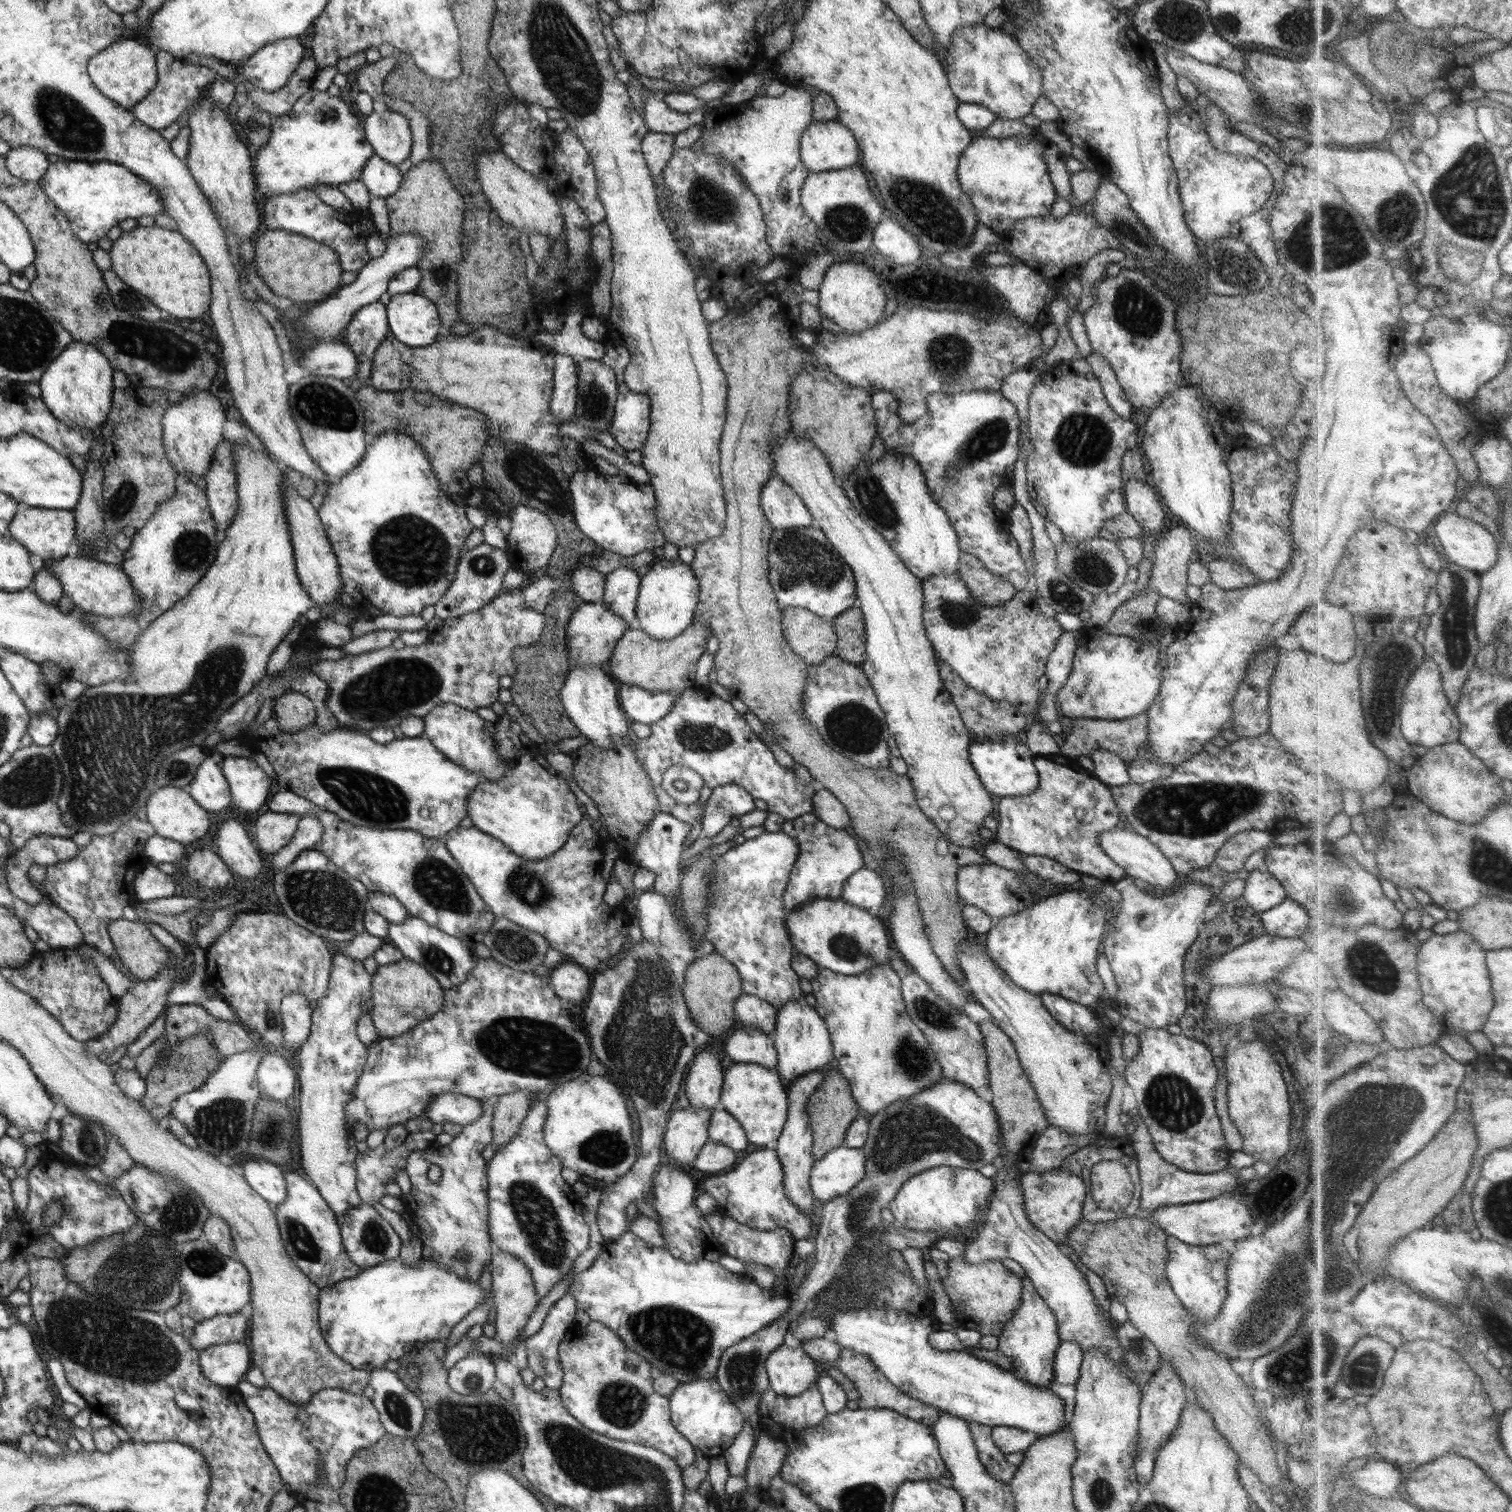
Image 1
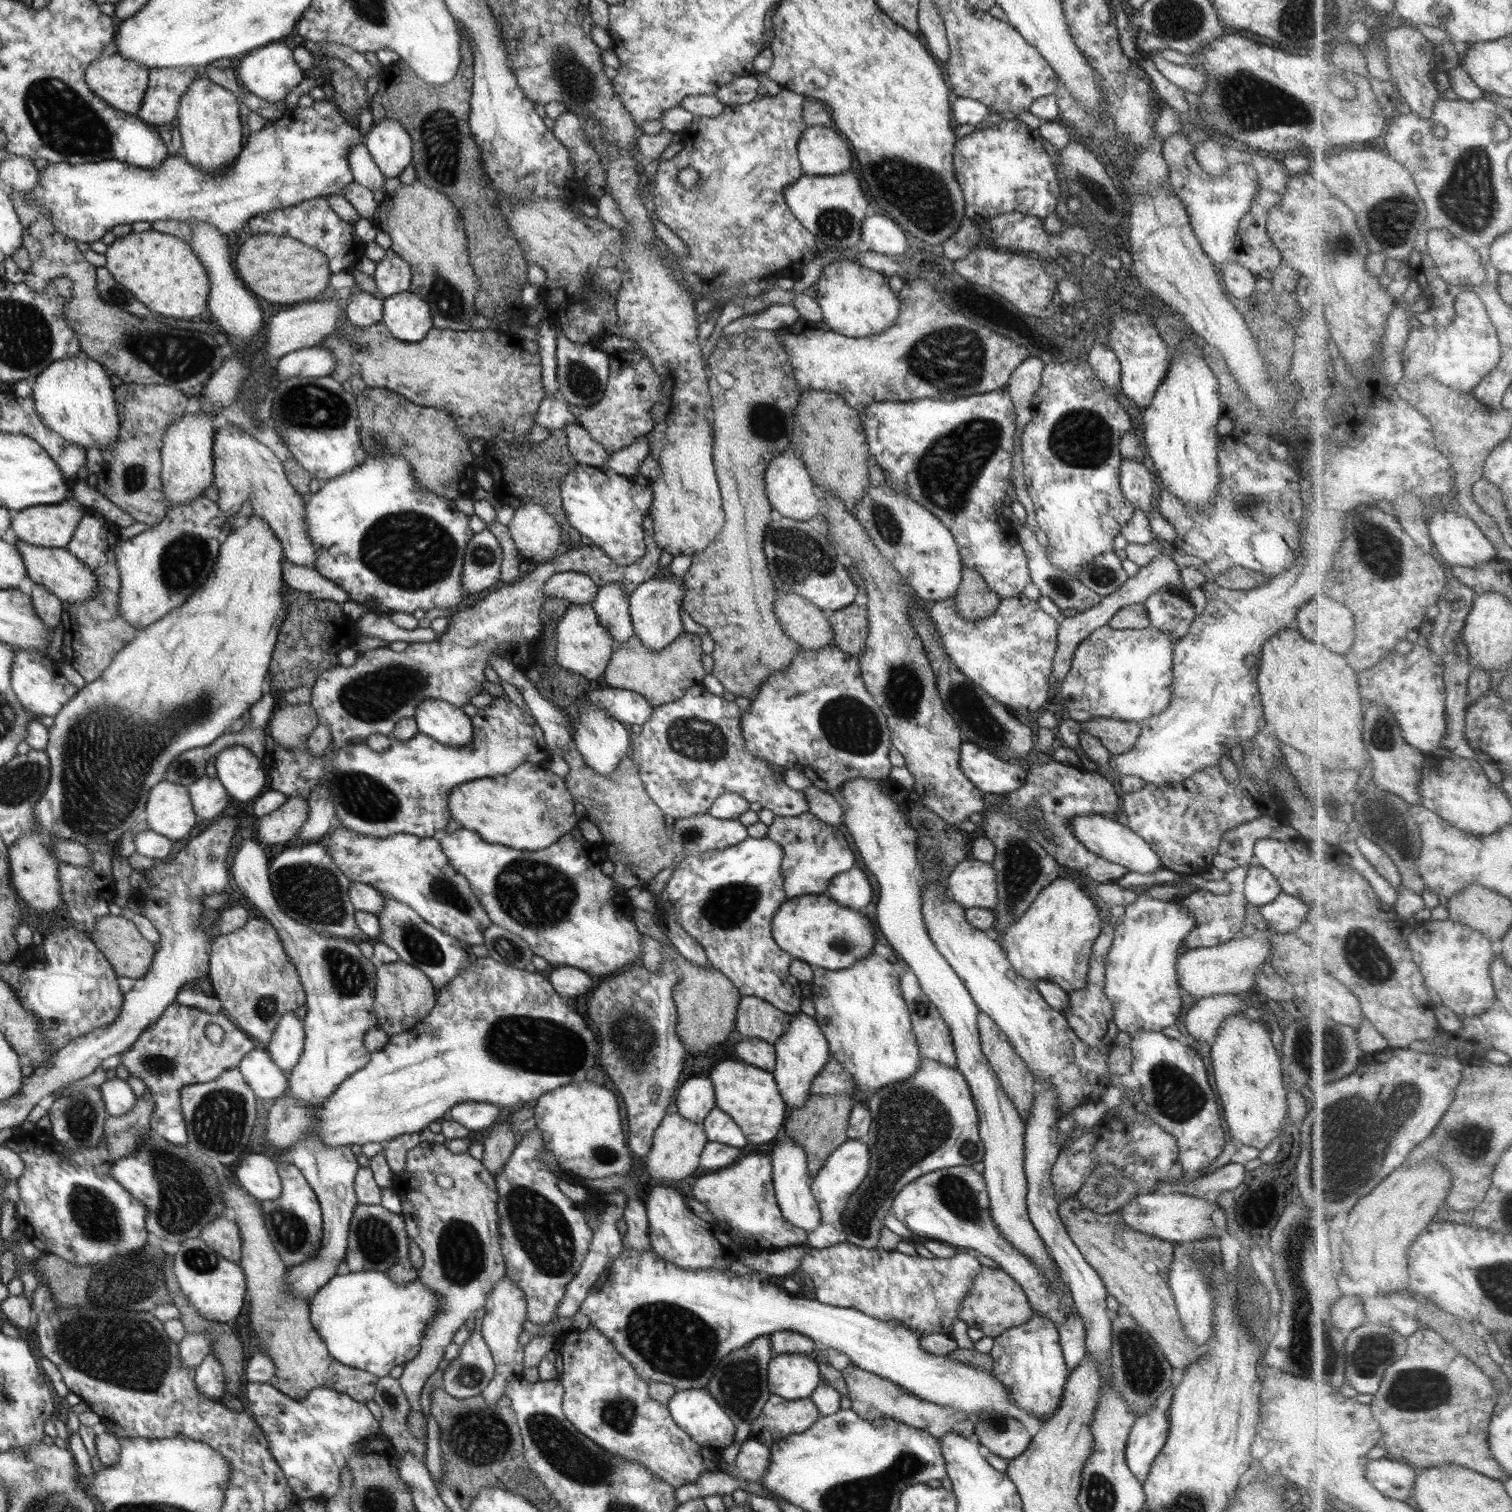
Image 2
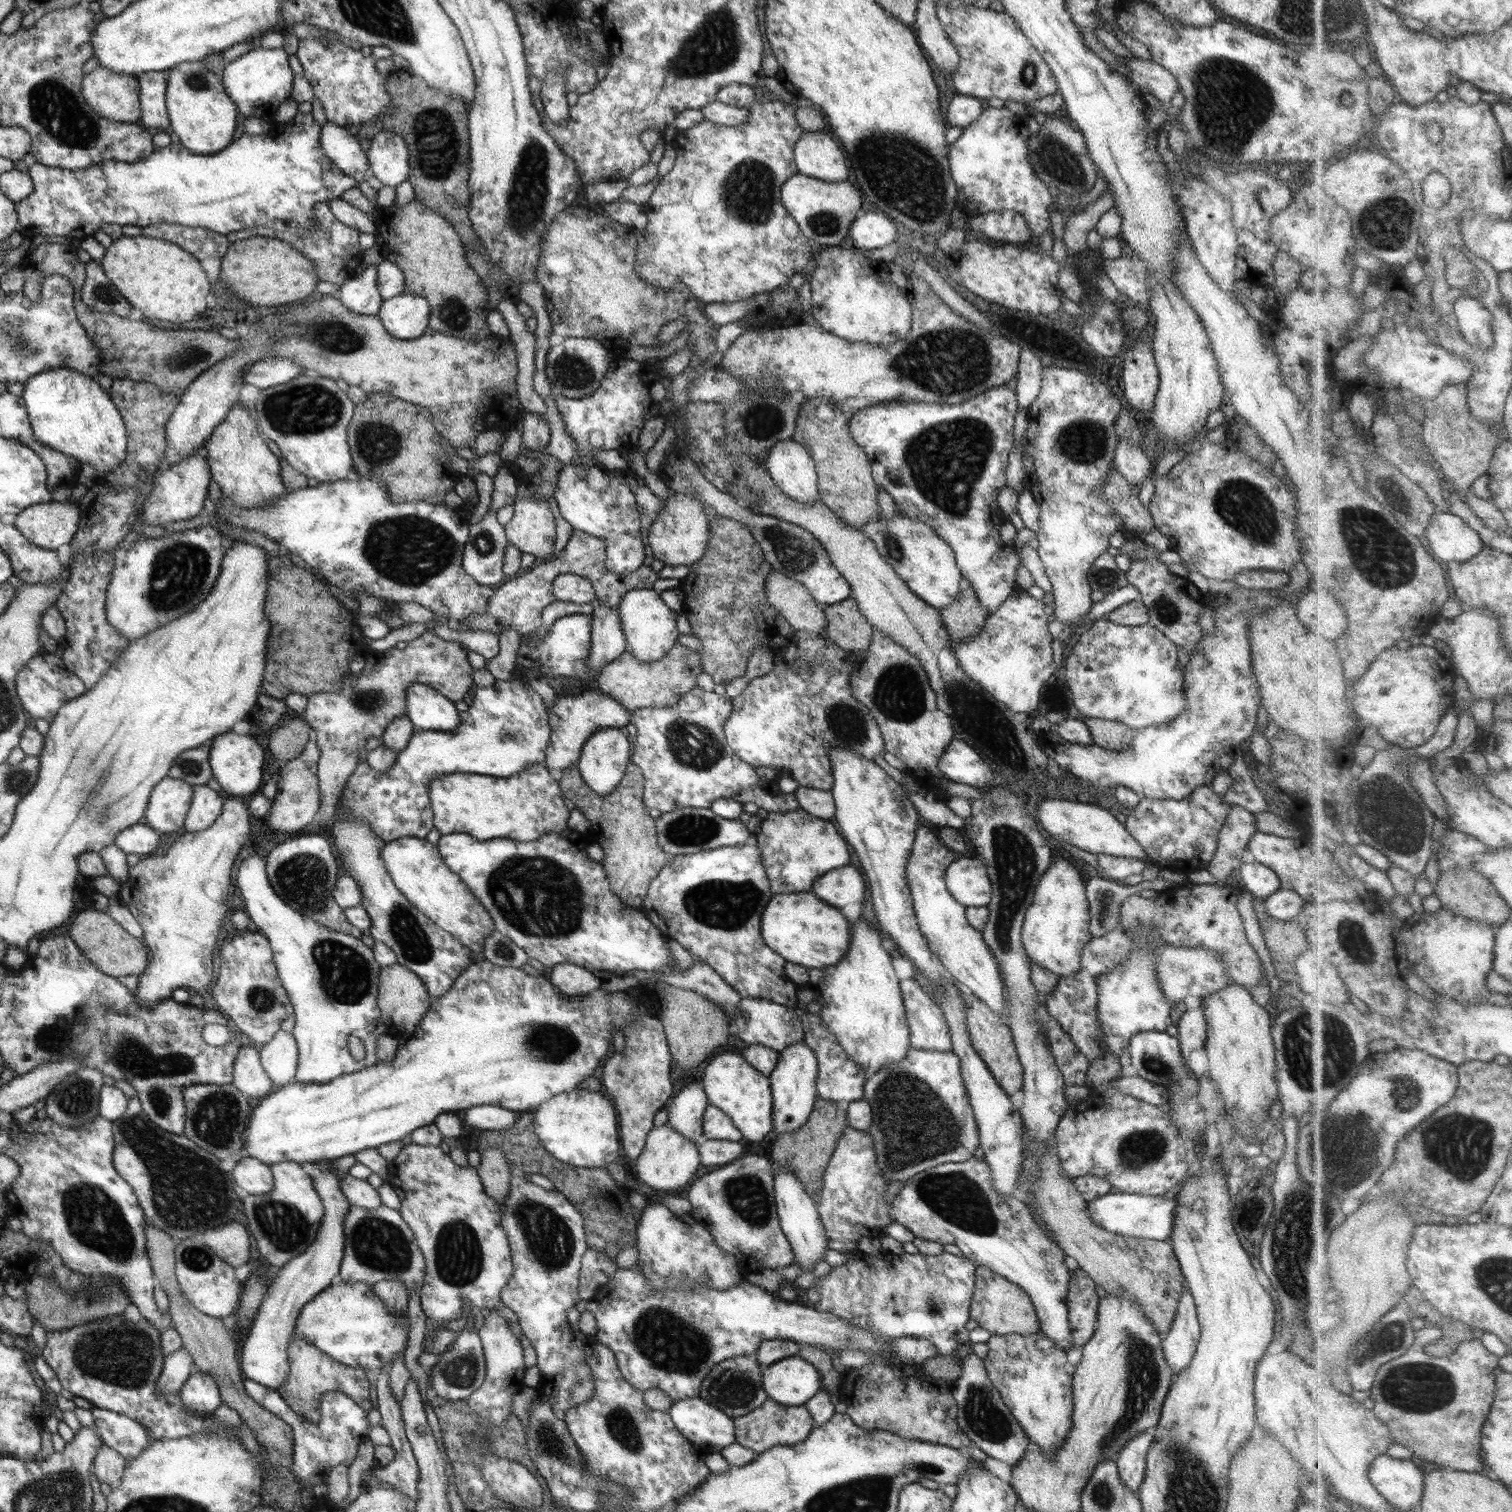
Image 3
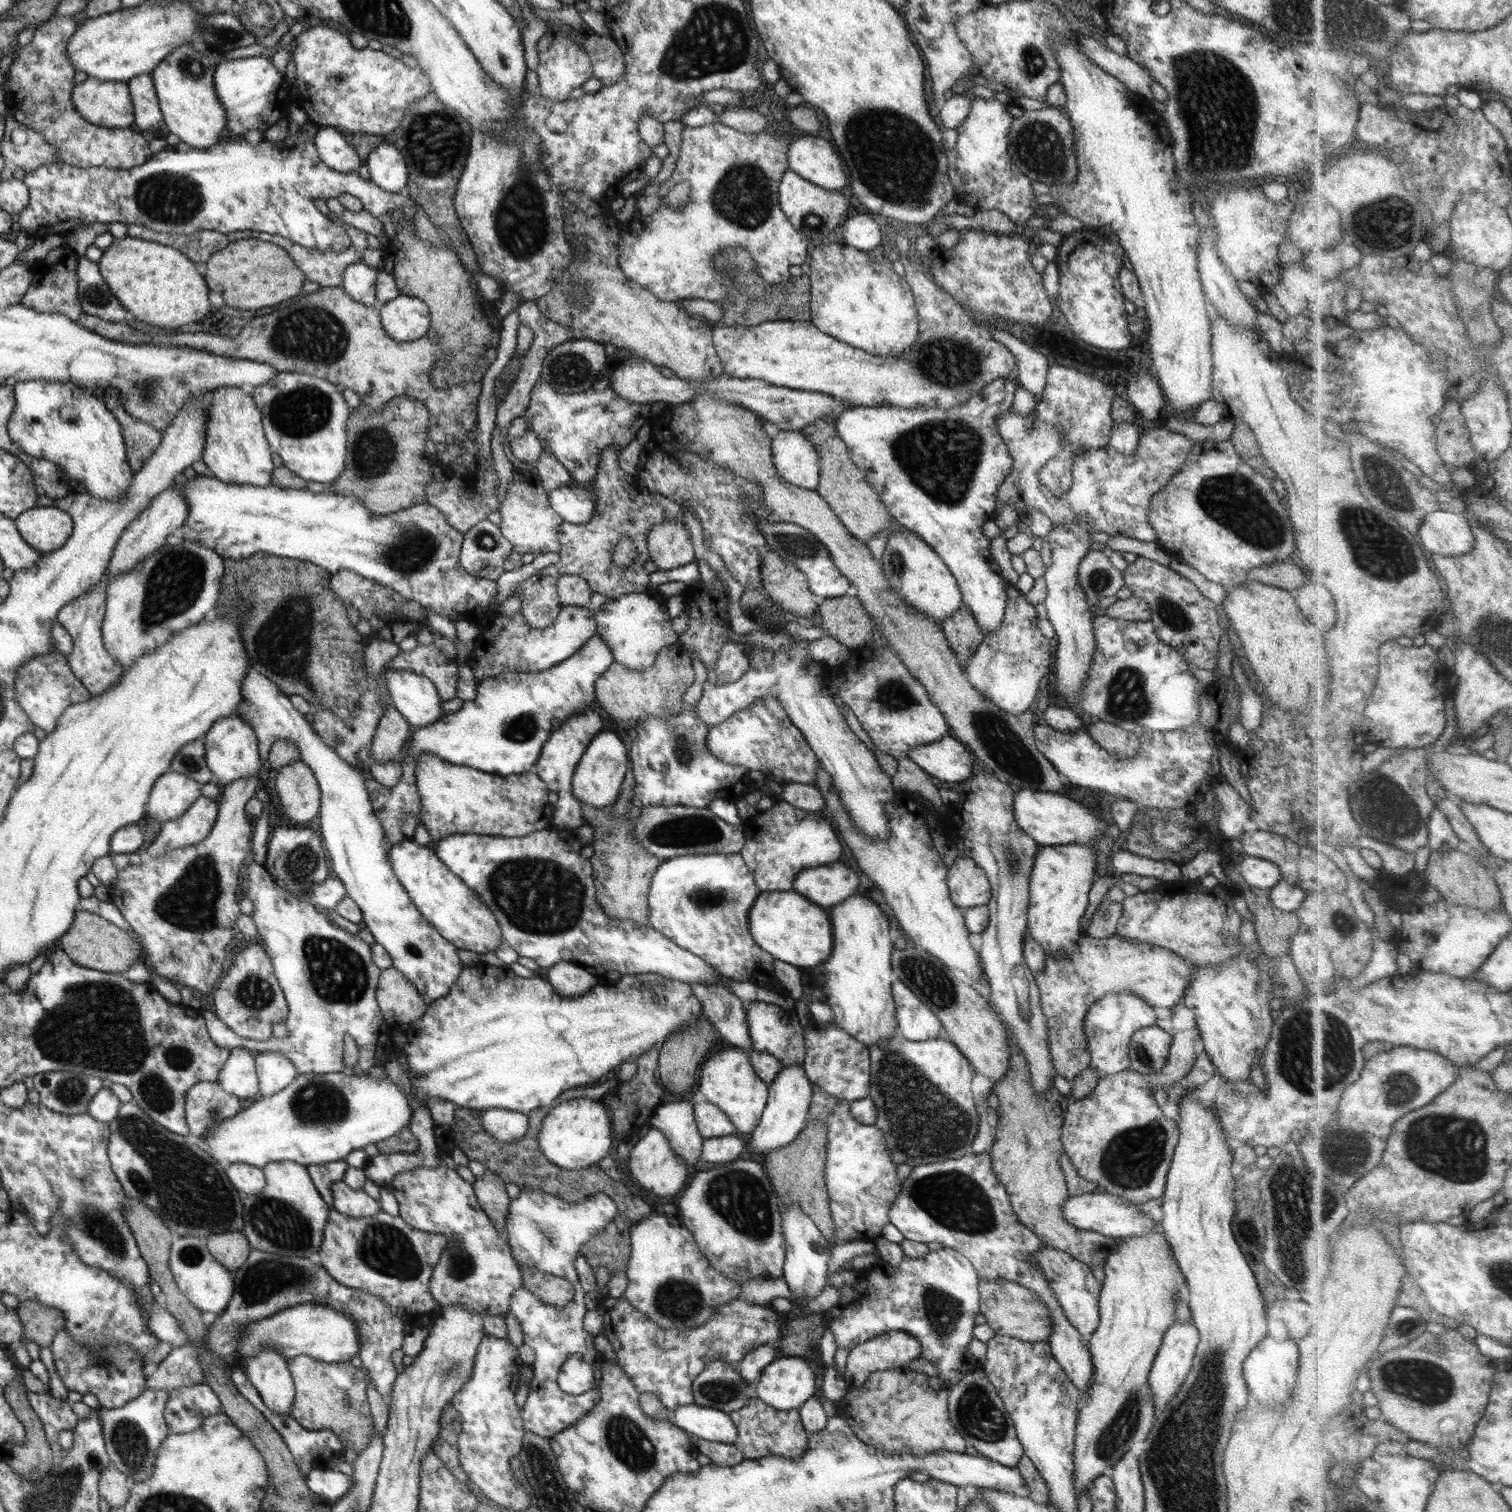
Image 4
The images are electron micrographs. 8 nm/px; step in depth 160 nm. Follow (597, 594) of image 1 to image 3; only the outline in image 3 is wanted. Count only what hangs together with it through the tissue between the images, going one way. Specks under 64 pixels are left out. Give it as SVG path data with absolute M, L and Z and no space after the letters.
M573 573L560 574L552 582L551 590L556 600L574 602L574 604L596 603L592 583L586 578Z

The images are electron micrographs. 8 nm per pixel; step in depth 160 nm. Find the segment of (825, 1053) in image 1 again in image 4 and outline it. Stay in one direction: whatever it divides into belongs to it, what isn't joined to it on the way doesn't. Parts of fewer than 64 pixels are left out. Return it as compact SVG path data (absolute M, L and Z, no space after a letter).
M790 1065L782 1068L770 1087L768 1087L767 1104L757 1127L750 1133L748 1148L757 1155L766 1155L777 1148L788 1146L807 1126L807 1116L812 1100L814 1086L806 1076L802 1065Z

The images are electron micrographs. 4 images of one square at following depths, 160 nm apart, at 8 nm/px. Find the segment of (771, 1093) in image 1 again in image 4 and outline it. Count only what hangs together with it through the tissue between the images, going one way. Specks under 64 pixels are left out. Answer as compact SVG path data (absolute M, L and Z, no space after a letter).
M728 1048L704 1061L698 1080L704 1098L718 1107L737 1128L737 1132L752 1132L766 1107L768 1086L753 1070L748 1053L738 1048Z

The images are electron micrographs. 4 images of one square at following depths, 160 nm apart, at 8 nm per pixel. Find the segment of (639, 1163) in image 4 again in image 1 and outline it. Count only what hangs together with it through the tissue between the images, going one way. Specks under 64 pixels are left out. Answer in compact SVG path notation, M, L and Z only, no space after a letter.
M688 1108L677 1109L670 1112L670 1119L666 1123L663 1134L664 1154L672 1160L672 1166L691 1166L694 1163L700 1149L709 1141L708 1125L712 1114L712 1108Z

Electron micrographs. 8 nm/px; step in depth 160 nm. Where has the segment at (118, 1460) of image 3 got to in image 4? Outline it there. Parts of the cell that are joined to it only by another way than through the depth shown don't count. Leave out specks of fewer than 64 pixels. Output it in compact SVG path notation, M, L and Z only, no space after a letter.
M111 1464L100 1476L100 1497L104 1498L111 1508L129 1503L134 1481L121 1469Z

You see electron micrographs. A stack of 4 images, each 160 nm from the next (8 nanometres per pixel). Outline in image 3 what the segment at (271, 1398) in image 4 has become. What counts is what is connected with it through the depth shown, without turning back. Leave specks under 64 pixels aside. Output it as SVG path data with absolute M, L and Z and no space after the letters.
M334 1161L303 1163L301 1166L313 1178L313 1184L324 1201L325 1218L317 1232L316 1242L283 1267L277 1267L277 1275L261 1300L258 1313L244 1338L240 1354L241 1372L246 1378L258 1381L258 1384L264 1384L266 1388L280 1388L289 1379L291 1366L288 1352L296 1322L306 1304L330 1287L332 1278L340 1274L345 1256L344 1220L352 1208L348 1197L342 1191L342 1180L345 1177L334 1169Z

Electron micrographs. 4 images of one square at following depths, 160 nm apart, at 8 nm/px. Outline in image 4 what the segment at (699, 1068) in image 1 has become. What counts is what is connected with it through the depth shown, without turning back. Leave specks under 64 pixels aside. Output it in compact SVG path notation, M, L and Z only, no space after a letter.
M691 1098L680 1102L664 1102L650 1117L650 1127L657 1128L668 1138L673 1151L688 1166L700 1160L704 1137L698 1132Z

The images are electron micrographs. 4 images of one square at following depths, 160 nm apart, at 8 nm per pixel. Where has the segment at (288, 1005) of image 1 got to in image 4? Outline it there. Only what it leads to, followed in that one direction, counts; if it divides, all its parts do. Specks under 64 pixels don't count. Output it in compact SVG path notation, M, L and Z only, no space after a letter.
M274 1051L256 1054L256 1066L262 1097L280 1093L301 1075L290 1058Z

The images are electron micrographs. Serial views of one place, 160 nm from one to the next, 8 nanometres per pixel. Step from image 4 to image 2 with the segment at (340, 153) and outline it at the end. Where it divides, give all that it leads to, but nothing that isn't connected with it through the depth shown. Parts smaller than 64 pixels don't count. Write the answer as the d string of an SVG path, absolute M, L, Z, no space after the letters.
M354 144L353 150L350 152L350 169L352 169L353 180L358 184L369 188L372 192L374 190L385 192L386 178L370 156L365 144Z

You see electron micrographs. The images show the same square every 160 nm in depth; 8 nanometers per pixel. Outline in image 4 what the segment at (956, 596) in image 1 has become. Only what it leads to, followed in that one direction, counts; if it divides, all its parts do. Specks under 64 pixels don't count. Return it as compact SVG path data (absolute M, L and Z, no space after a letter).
M1012 593L1002 625L995 632L986 632L982 644L978 645L964 668L970 685L1010 714L1022 714L1031 708L1040 693L1042 677L1052 664L1050 639L1042 635L1037 622L1036 606L1027 602L1024 595Z

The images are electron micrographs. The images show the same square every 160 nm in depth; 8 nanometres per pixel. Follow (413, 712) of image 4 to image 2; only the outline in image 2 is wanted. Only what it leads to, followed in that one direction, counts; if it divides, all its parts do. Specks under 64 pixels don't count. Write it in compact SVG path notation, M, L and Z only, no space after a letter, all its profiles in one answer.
M426 699L413 719L422 734L453 747L465 747L475 740L473 721L460 707L440 699Z

